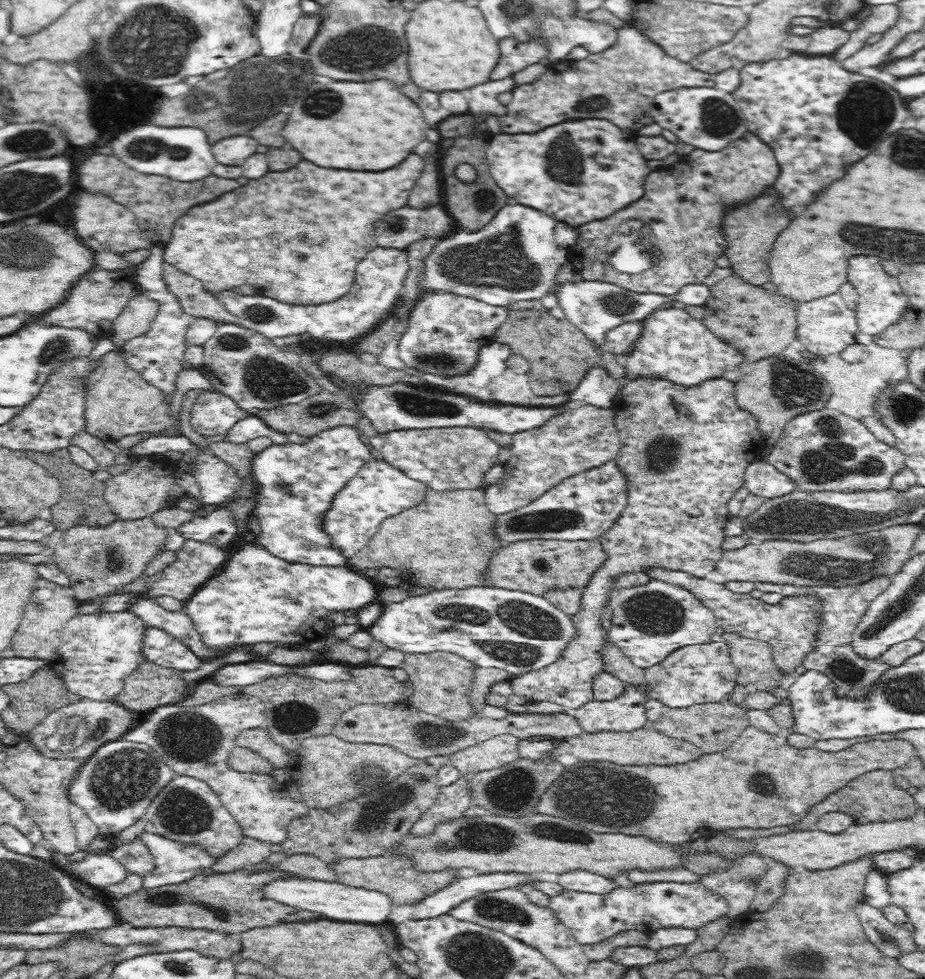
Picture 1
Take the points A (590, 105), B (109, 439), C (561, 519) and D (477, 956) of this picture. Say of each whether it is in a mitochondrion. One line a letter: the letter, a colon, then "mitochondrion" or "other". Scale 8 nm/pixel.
A: mitochondrion
B: other
C: mitochondrion
D: mitochondrion

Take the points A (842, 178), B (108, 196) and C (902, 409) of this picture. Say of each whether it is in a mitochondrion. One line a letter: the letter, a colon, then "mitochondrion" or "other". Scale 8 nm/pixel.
A: other
B: other
C: mitochondrion

